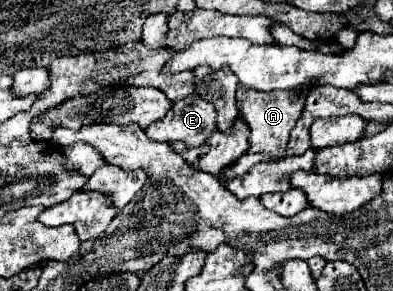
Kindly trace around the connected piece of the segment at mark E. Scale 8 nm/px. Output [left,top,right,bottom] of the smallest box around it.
[146,92,216,146]

